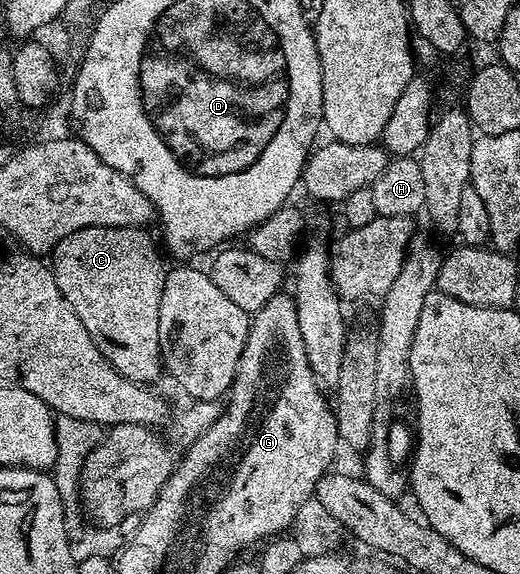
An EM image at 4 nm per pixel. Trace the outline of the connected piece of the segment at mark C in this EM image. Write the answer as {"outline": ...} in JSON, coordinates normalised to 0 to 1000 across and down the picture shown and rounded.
{"outline":[[[171,395],[169,399],[154,399],[146,406],[131,406],[131,413],[123,413],[123,420],[115,420],[115,427],[108,427],[100,439],[100,470],[104,474],[104,488],[108,497],[115,503],[115,510],[131,524],[131,531],[138,531],[138,538],[146,545],[146,552],[154,552],[154,559],[162,559],[162,573],[169,573],[169,587],[177,587],[177,594],[185,594],[185,608],[192,608],[192,615],[200,615],[200,622],[208,631],[221,639],[221,643],[235,652],[238,657],[246,657],[258,667],[271,667],[275,671],[296,671],[310,653],[315,653],[315,634],[312,631],[312,603],[308,601],[308,510],[315,510],[315,490],[319,488],[319,474],[323,470],[321,460],[312,460],[313,439],[308,436],[304,439],[304,430],[300,425],[288,418],[287,401],[269,395]]]}

